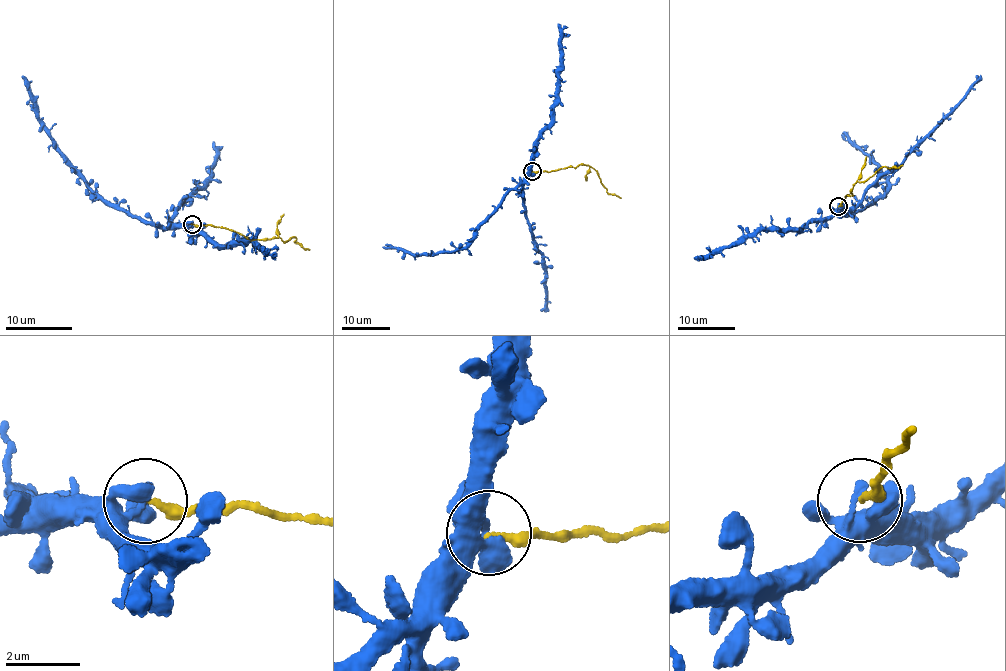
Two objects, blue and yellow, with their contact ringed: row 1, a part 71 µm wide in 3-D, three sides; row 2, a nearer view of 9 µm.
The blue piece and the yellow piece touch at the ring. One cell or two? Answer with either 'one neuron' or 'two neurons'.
two neurons

